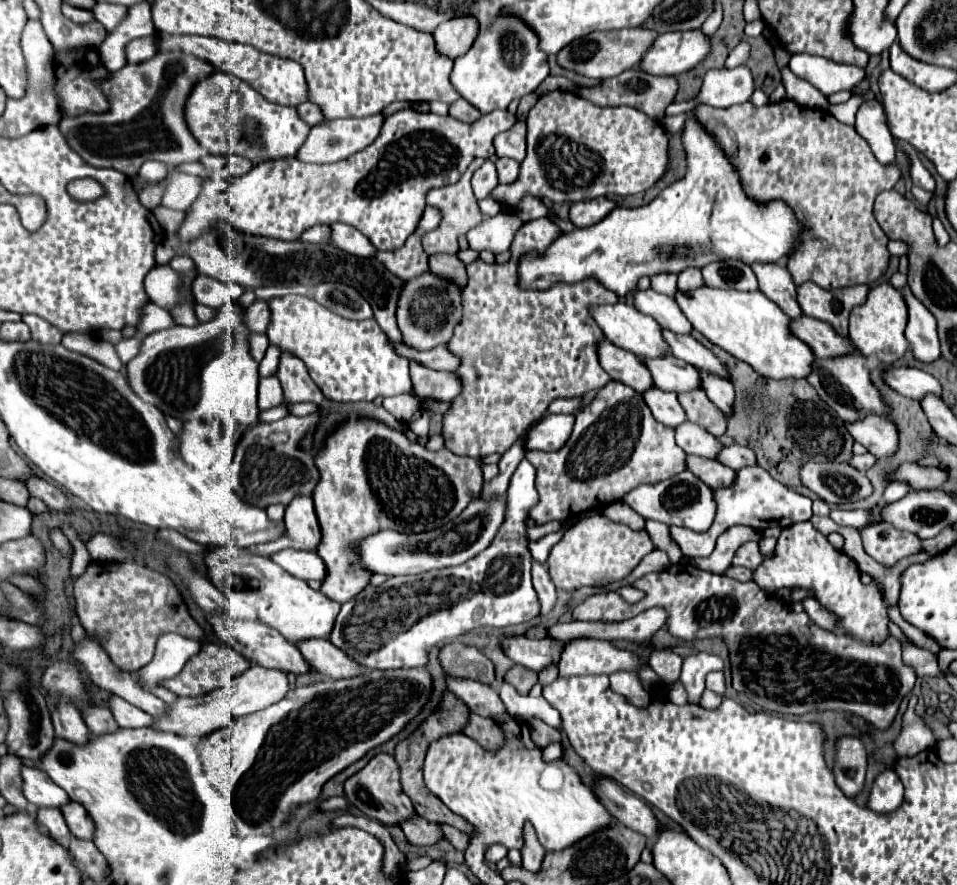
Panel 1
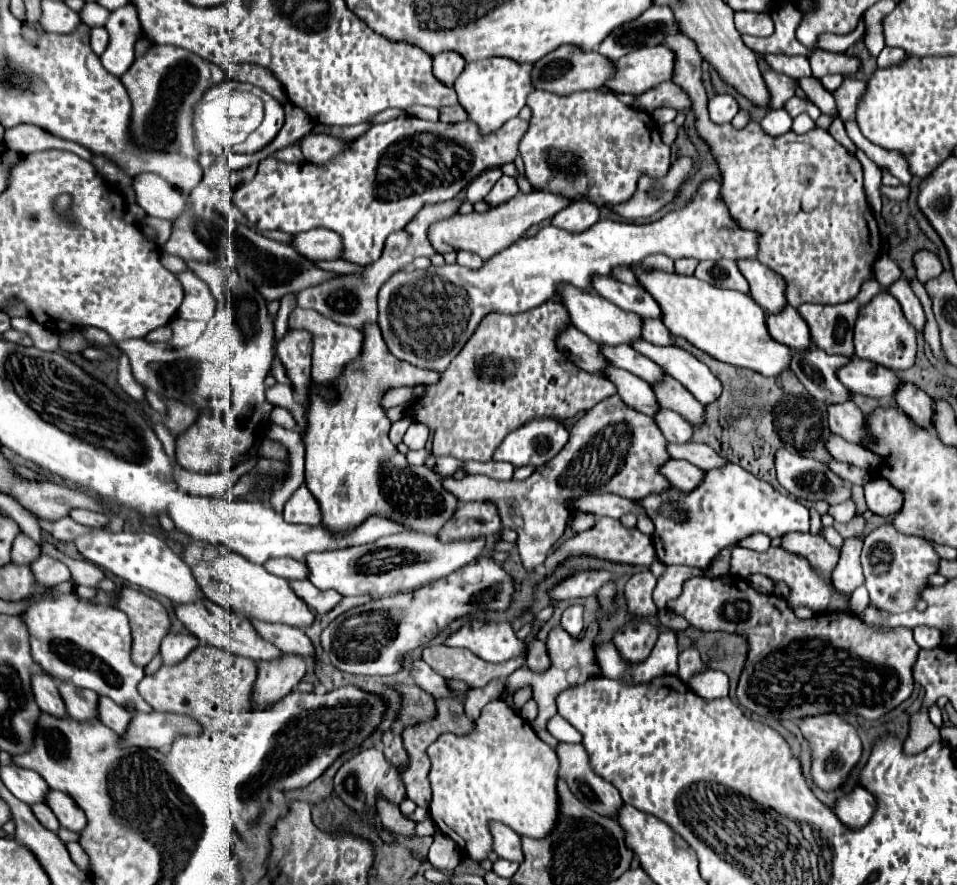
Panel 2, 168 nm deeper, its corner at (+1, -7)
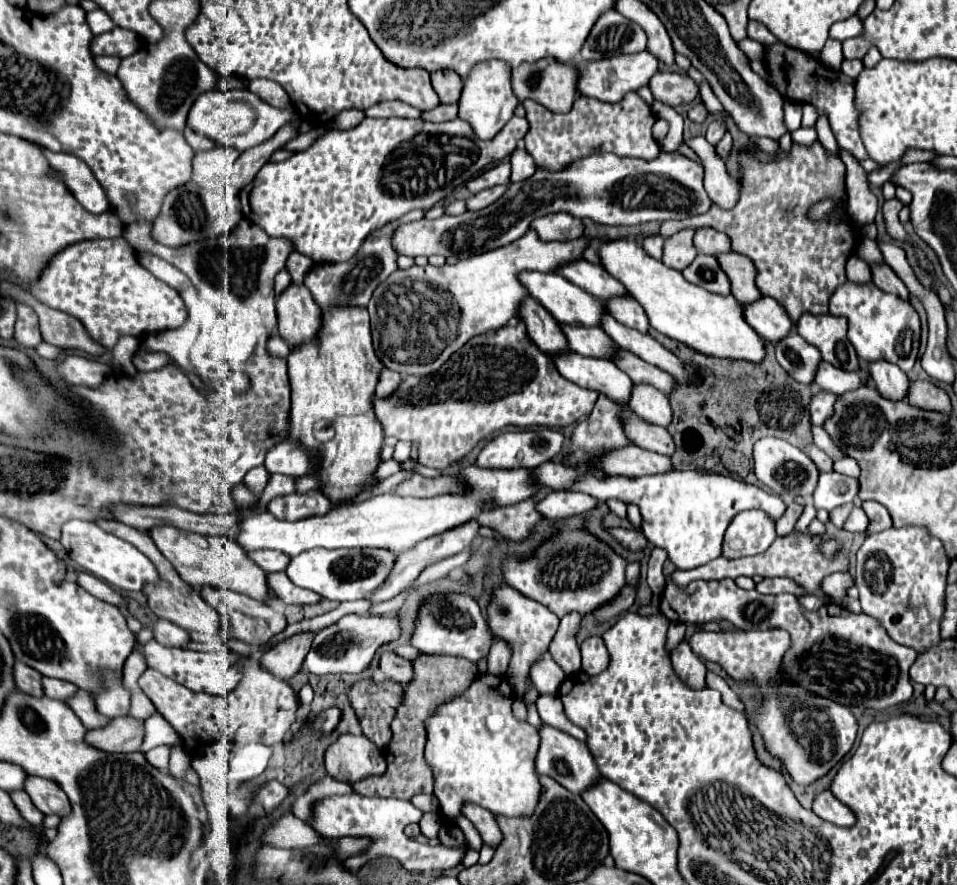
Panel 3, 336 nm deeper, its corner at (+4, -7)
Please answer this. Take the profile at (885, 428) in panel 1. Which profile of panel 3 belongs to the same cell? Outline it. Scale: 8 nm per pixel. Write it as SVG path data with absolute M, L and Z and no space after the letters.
M818 391L812 395L810 405L808 405L812 425L822 425L822 421L826 421L826 417L830 417L834 397L836 397L834 393L826 393L826 391Z

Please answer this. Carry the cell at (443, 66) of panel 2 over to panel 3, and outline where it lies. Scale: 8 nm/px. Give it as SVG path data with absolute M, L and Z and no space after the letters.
M438 71L432 75L432 87L442 103L458 103L462 93L462 79L454 71Z

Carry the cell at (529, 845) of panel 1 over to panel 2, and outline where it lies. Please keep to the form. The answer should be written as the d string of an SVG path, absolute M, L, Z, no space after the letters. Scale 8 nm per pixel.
M491 825L493 841L495 841L495 853L503 859L523 863L523 849L521 849L521 835L517 835L507 825Z

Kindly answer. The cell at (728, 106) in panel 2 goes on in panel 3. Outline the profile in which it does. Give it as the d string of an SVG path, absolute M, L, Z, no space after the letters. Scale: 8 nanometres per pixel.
M716 119L716 121L712 121L712 123L708 125L708 131L706 131L706 141L708 141L710 145L718 145L718 141L724 137L724 133L726 133L724 123L722 123L720 119Z

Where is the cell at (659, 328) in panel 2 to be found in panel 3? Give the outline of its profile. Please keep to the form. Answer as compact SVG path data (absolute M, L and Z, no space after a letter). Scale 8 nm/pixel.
M622 295L622 297L610 297L606 301L606 309L608 313L620 321L626 327L632 327L640 333L648 333L650 325L648 325L648 317L642 311L642 307L630 297L630 295Z

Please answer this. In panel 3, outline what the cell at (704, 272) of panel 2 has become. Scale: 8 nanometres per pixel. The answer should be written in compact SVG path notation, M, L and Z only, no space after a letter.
M696 255L694 263L682 271L686 281L716 293L716 295L730 295L730 283L728 277L718 267L716 257L712 255Z

